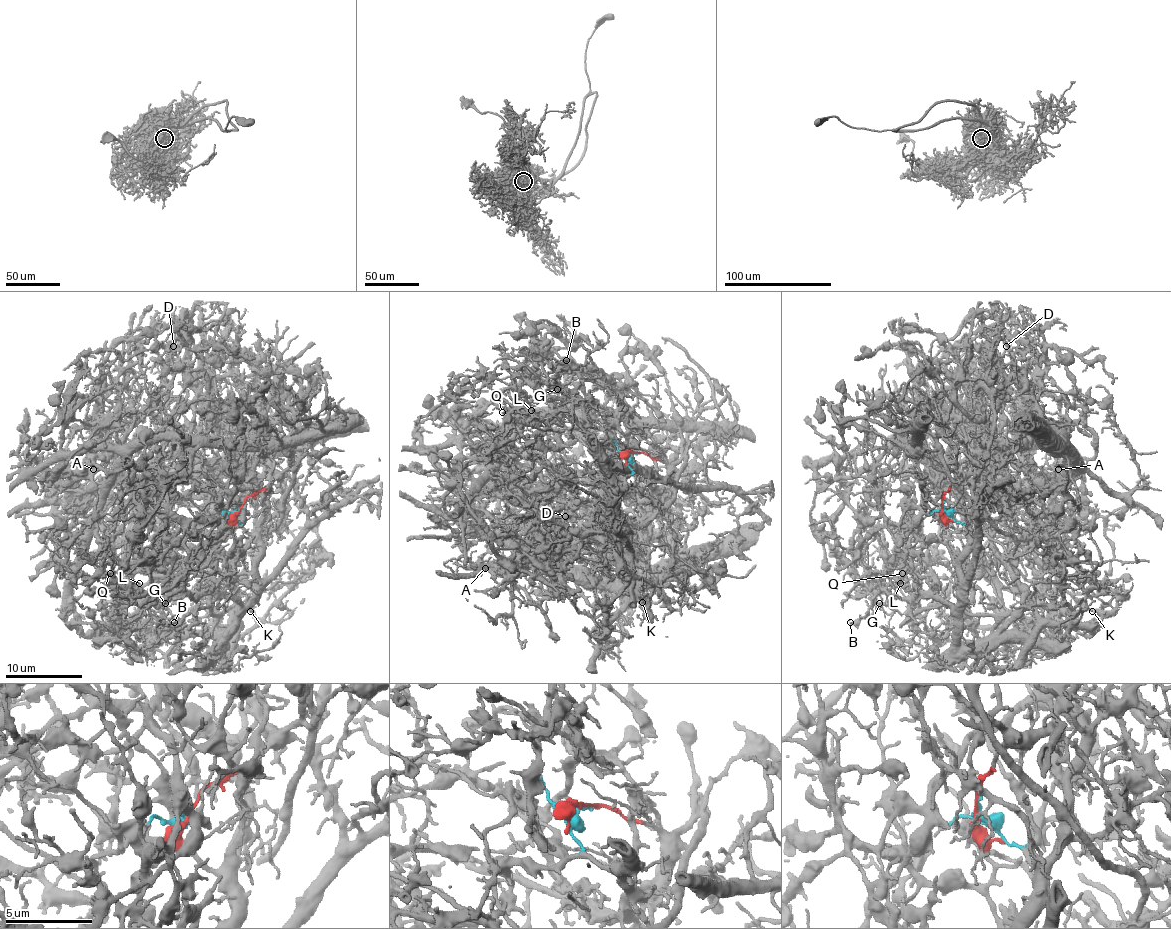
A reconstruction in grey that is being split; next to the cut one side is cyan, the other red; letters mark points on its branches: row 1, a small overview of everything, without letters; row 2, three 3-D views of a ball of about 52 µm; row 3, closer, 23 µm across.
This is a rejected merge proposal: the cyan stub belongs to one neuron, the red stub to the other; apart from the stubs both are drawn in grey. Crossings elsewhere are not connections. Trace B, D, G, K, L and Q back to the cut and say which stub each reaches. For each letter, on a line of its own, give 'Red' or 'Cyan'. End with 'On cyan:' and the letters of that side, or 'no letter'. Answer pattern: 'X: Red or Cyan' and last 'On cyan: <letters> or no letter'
B: Cyan
D: Red
G: Cyan
K: Cyan
L: Cyan
Q: Cyan
On cyan: B, G, K, L, Q

